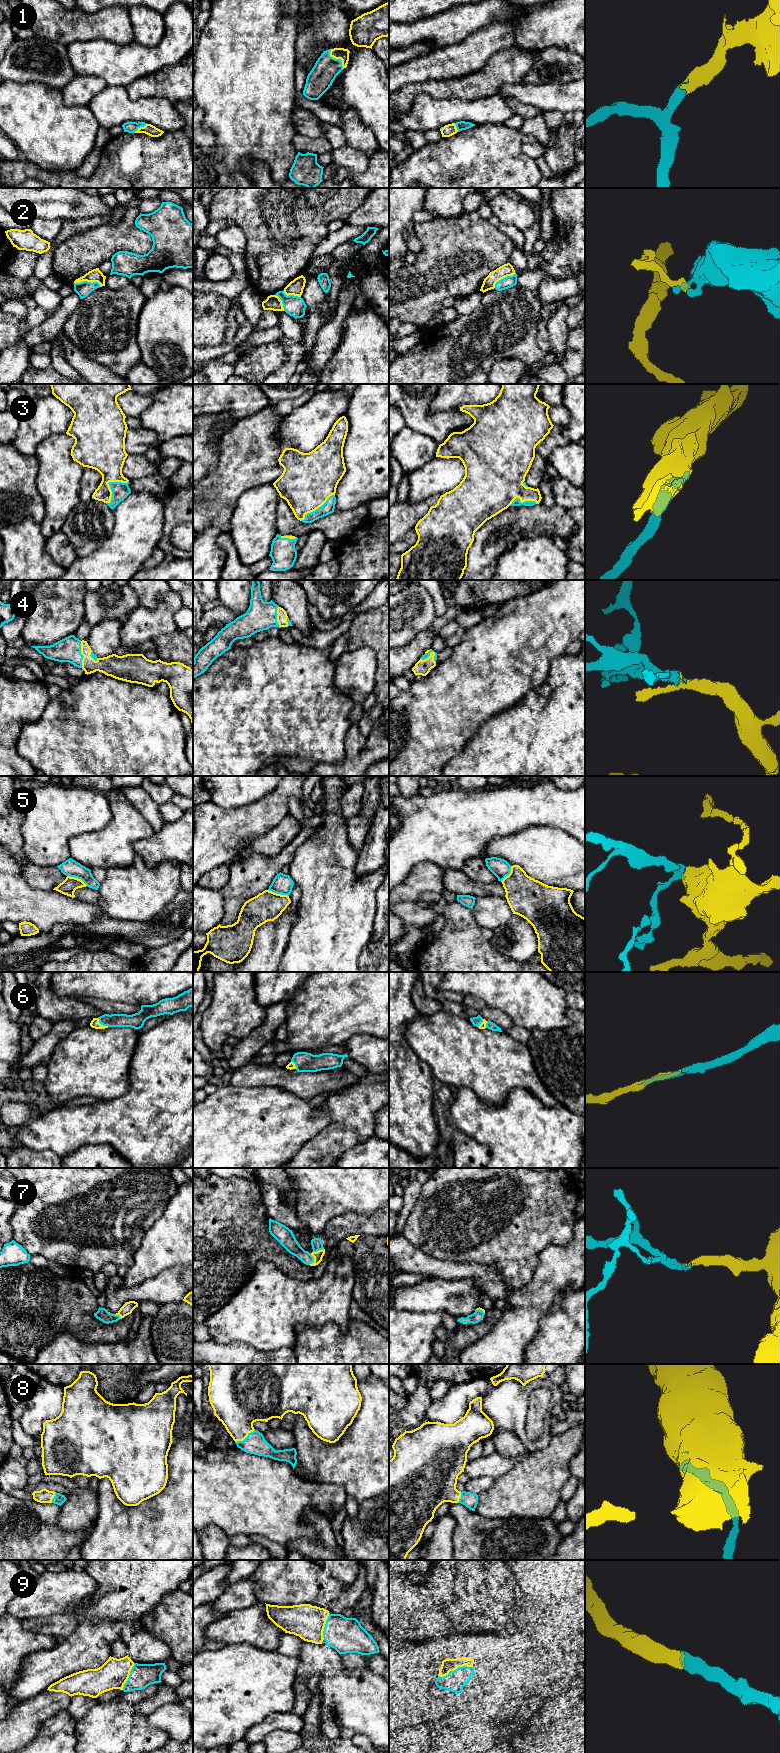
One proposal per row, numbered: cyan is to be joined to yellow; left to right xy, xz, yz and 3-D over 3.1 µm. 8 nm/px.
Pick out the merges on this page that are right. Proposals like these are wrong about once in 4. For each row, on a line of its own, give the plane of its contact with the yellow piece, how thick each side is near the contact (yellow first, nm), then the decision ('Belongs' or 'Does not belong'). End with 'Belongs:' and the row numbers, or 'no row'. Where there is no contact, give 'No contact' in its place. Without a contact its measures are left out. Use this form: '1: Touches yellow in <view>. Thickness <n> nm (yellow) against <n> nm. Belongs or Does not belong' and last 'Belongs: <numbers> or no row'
1: Touches yellow in xz. Thickness 100 nm (yellow) against 200 nm. Belongs
2: Touches yellow in xy. Thickness 110 nm (yellow) against 120 nm. Does not belong
3: Touches yellow in xy. Thickness 300 nm (yellow) against 140 nm. Belongs
4: Touches yellow in xy. Thickness 150 nm (yellow) against 190 nm. Belongs
5: Touches yellow in xz. Thickness 240 nm (yellow) against 160 nm. Does not belong
6: Touches yellow in xy. Thickness 70 nm (yellow) against 110 nm. Belongs
7: Touches yellow in xz. Thickness 70 nm (yellow) against 120 nm. Belongs
8: Touches yellow in xz. Thickness 340 nm (yellow) against 170 nm. Belongs
9: Touches yellow in yz. Thickness 100 nm (yellow) against 160 nm. Belongs
Belongs: 1, 3, 4, 6, 7, 8, 9

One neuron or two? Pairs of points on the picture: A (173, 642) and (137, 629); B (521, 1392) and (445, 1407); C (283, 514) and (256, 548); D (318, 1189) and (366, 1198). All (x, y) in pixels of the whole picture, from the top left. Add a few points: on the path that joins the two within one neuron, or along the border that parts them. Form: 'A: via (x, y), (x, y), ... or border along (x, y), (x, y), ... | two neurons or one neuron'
A: border along (178, 629), (168, 634), (159, 634), (151, 639) | two neurons
B: via (502, 1392), (464, 1392) | one neuron
C: border along (279, 501), (276, 507), (277, 533) | two neurons
D: via (330, 1189), (354, 1189) | one neuron

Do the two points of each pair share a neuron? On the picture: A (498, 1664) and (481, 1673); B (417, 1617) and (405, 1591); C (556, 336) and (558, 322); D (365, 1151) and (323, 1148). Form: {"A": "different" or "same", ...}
{"A": "same", "B": "different", "C": "same", "D": "different"}

